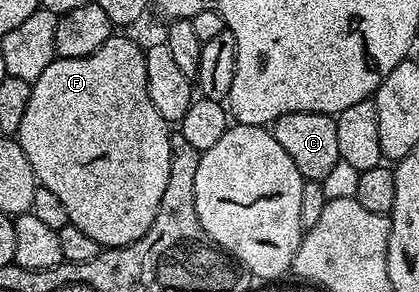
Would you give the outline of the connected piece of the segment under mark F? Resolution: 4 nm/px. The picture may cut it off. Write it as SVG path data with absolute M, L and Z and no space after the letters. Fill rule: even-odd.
M119 36L108 38L106 44L102 44L102 48L98 48L98 52L94 52L90 56L57 57L56 61L50 64L50 68L46 68L46 72L42 72L42 76L38 76L38 80L32 83L30 104L26 104L26 116L22 116L18 135L22 152L26 152L26 160L30 160L30 168L34 168L36 173L37 183L50 188L50 192L54 192L54 196L58 196L58 201L66 207L69 223L82 228L82 232L86 232L86 236L90 236L90 240L94 240L101 248L129 246L131 242L138 240L148 231L150 224L154 224L158 204L162 204L162 192L166 192L166 180L170 180L171 139L169 123L158 114L147 91L145 51L138 43L131 42L128 38L119 38Z

